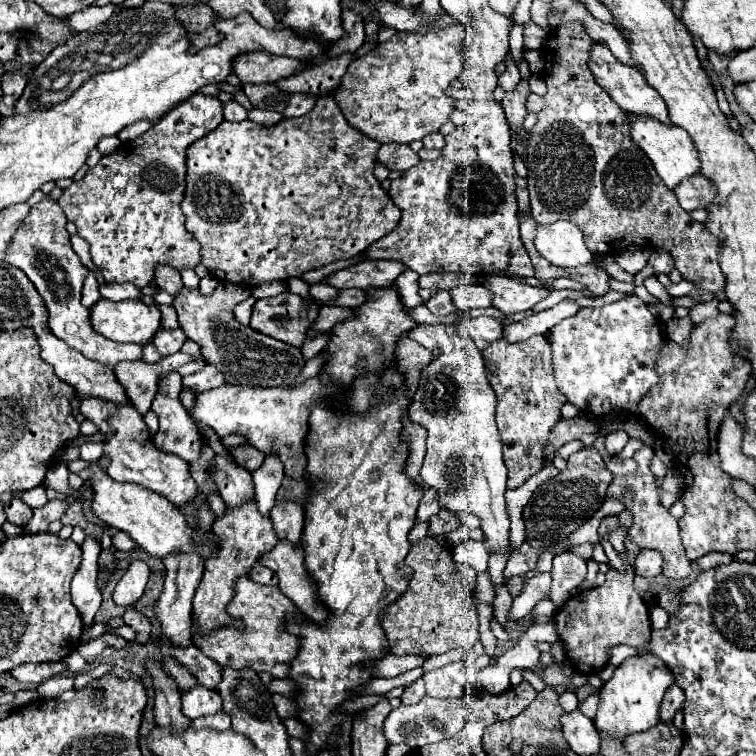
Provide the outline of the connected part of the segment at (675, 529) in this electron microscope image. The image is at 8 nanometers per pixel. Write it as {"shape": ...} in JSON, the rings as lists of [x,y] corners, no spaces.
{"shape":[[[643,446],[641,450],[635,452],[635,462],[637,462],[637,474],[635,476],[627,476],[627,478],[613,478],[611,486],[609,486],[609,494],[619,498],[625,508],[629,512],[633,512],[633,526],[629,530],[625,530],[641,548],[655,548],[663,554],[663,574],[673,578],[673,580],[683,580],[691,574],[691,562],[685,556],[685,548],[681,544],[681,536],[679,536],[679,524],[677,520],[669,514],[669,510],[661,504],[659,498],[659,484],[657,478],[653,476],[653,472],[649,470],[649,460],[655,456],[651,446]]]}

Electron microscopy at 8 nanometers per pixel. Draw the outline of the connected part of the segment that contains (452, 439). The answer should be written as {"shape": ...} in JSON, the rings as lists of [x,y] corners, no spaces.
{"shape":[[[417,326],[407,336],[433,352],[433,360],[423,368],[419,390],[409,406],[413,422],[429,430],[427,456],[421,478],[429,488],[439,490],[443,508],[471,512],[479,516],[483,544],[489,554],[501,552],[509,558],[509,514],[505,506],[507,468],[501,456],[501,436],[495,424],[495,392],[485,376],[483,356],[473,340],[463,338],[455,326]]]}

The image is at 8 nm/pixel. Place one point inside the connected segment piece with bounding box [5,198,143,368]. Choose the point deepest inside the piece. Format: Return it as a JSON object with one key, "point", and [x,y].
{"point":[41,248]}

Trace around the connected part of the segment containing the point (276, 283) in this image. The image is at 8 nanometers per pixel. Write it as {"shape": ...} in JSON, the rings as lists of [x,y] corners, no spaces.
{"shape":[[[273,280],[273,282],[263,282],[255,288],[251,288],[251,294],[255,298],[267,298],[267,296],[275,296],[275,294],[281,294],[287,290],[287,284],[283,280]]]}

